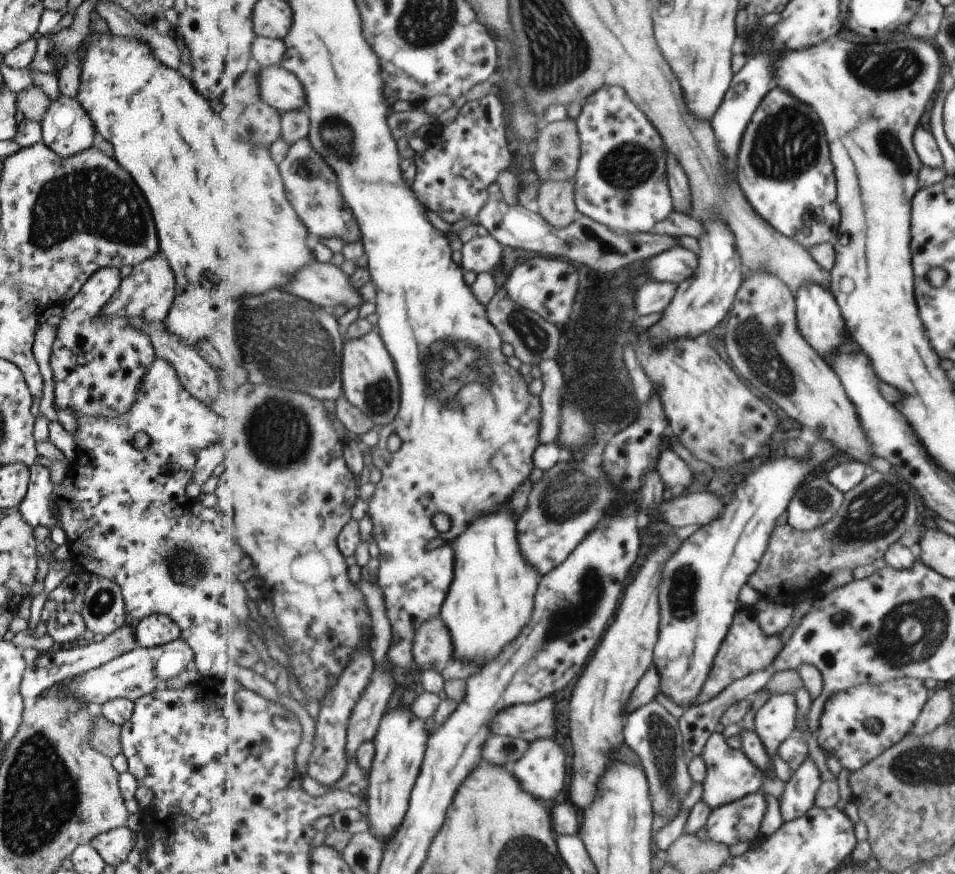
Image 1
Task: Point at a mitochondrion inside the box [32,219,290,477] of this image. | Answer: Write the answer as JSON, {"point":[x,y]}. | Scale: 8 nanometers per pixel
{"point":[197,281]}

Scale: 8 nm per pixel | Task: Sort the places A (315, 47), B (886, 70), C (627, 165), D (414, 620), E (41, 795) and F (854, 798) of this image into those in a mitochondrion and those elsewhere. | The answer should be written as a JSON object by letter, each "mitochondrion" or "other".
{"A":"other","B":"mitochondrion","C":"mitochondrion","D":"other","E":"mitochondrion","F":"other"}

